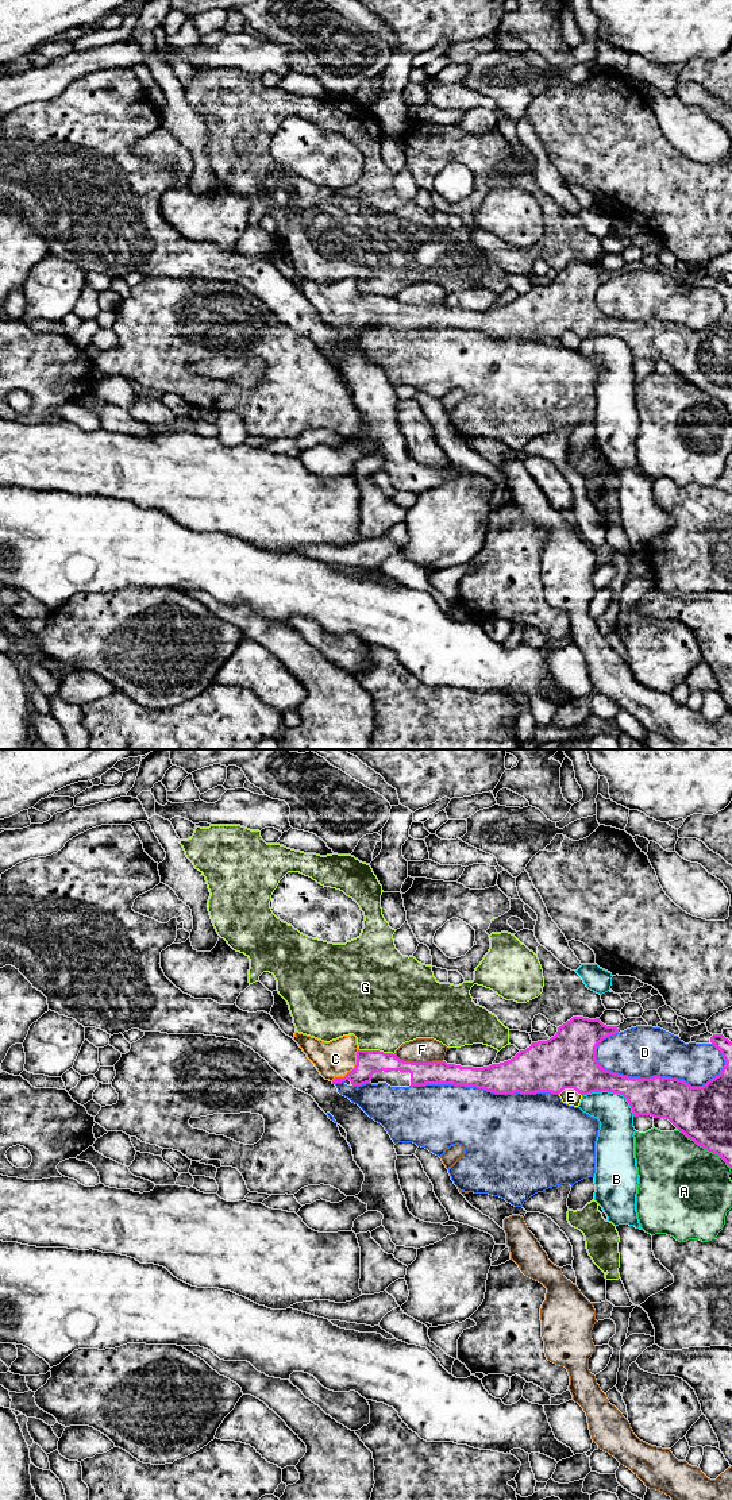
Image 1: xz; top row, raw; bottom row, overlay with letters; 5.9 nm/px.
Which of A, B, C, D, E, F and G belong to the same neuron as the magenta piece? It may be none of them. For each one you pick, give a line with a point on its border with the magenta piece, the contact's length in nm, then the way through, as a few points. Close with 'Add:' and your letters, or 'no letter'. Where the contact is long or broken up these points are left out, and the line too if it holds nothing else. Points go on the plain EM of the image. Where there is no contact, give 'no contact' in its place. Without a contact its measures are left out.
C: xz (353, 313) | 260 nm
Add: C

